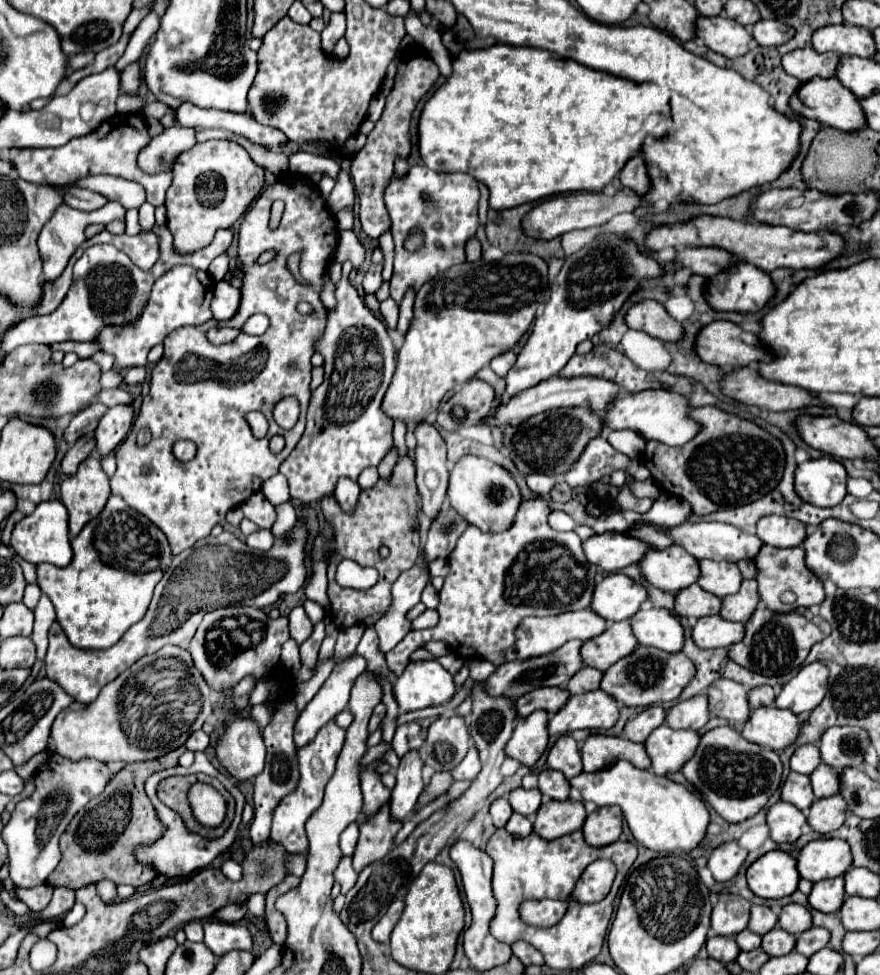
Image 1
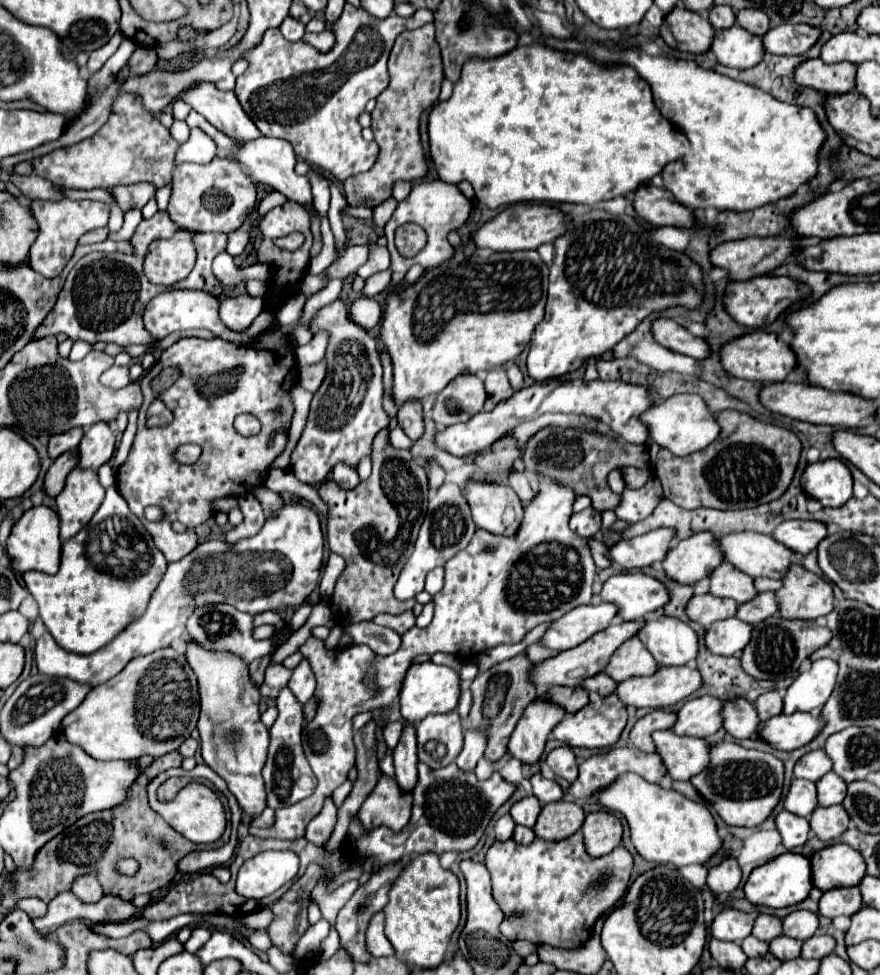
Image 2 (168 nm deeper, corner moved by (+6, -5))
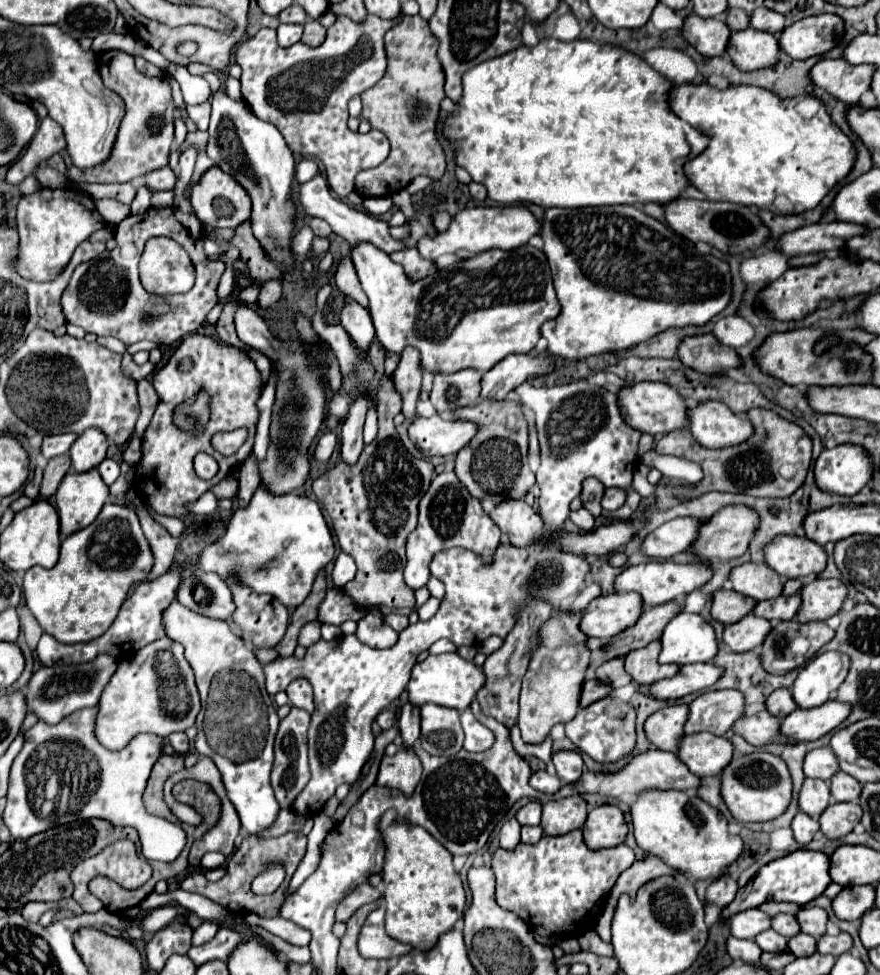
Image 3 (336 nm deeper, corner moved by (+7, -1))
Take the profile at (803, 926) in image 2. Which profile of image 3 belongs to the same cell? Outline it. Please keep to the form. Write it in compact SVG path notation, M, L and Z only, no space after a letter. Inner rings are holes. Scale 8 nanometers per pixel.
M801 908L795 914L795 918L797 918L803 934L809 934L813 938L821 938L825 934L827 912L823 908Z

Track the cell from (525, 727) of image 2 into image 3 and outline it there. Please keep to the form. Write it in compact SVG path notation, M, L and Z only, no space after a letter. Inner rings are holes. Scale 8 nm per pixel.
M563 608L557 610L539 632L539 648L531 658L521 690L521 712L517 726L523 742L541 744L555 724L575 718L579 708L579 690L591 660L585 640L587 636L579 630L579 616L567 614Z

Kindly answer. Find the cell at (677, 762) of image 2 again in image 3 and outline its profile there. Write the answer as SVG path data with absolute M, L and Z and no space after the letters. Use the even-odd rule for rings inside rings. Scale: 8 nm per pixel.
M707 732L685 734L679 740L677 756L693 774L699 774L699 778L717 776L729 764L733 746L727 738Z

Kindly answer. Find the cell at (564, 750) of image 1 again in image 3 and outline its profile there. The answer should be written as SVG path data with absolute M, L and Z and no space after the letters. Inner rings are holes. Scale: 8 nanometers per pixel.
M559 750L553 754L553 764L557 770L557 776L565 782L571 784L575 780L579 780L581 772L583 772L583 760L579 756L579 752L575 750Z

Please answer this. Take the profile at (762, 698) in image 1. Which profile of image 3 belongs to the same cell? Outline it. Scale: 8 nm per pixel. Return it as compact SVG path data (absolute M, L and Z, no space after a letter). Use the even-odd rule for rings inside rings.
M779 688L779 690L771 692L765 706L767 706L767 712L773 714L775 718L779 718L779 720L783 720L787 714L791 714L797 708L795 700L793 700L793 696L787 688Z

